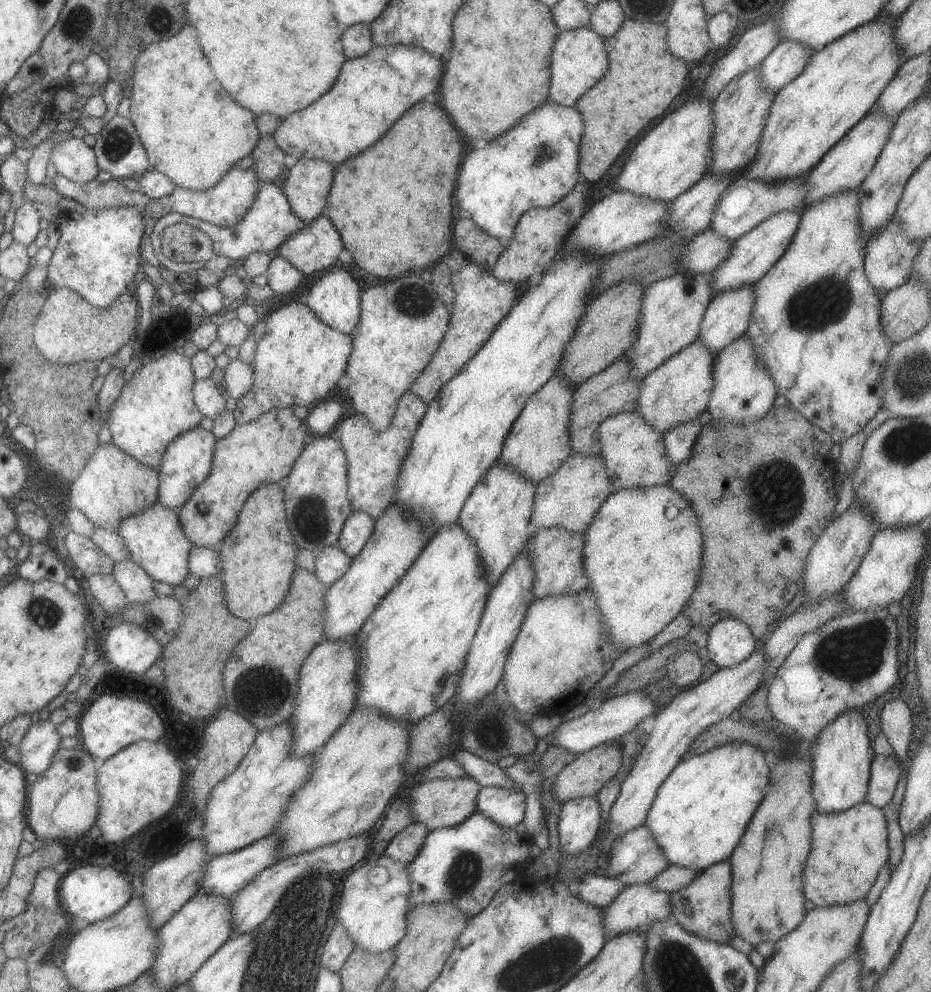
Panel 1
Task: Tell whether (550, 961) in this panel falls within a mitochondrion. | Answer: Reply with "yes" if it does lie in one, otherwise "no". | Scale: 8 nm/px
yes

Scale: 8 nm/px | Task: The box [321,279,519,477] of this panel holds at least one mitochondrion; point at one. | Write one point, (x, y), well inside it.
(411, 300)

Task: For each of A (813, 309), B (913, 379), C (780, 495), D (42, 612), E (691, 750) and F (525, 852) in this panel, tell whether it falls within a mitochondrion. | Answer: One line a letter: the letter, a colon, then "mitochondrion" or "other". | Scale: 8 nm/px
A: mitochondrion
B: mitochondrion
C: mitochondrion
D: mitochondrion
E: other
F: other

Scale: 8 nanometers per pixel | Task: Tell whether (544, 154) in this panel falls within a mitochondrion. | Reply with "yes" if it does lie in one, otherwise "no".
yes

